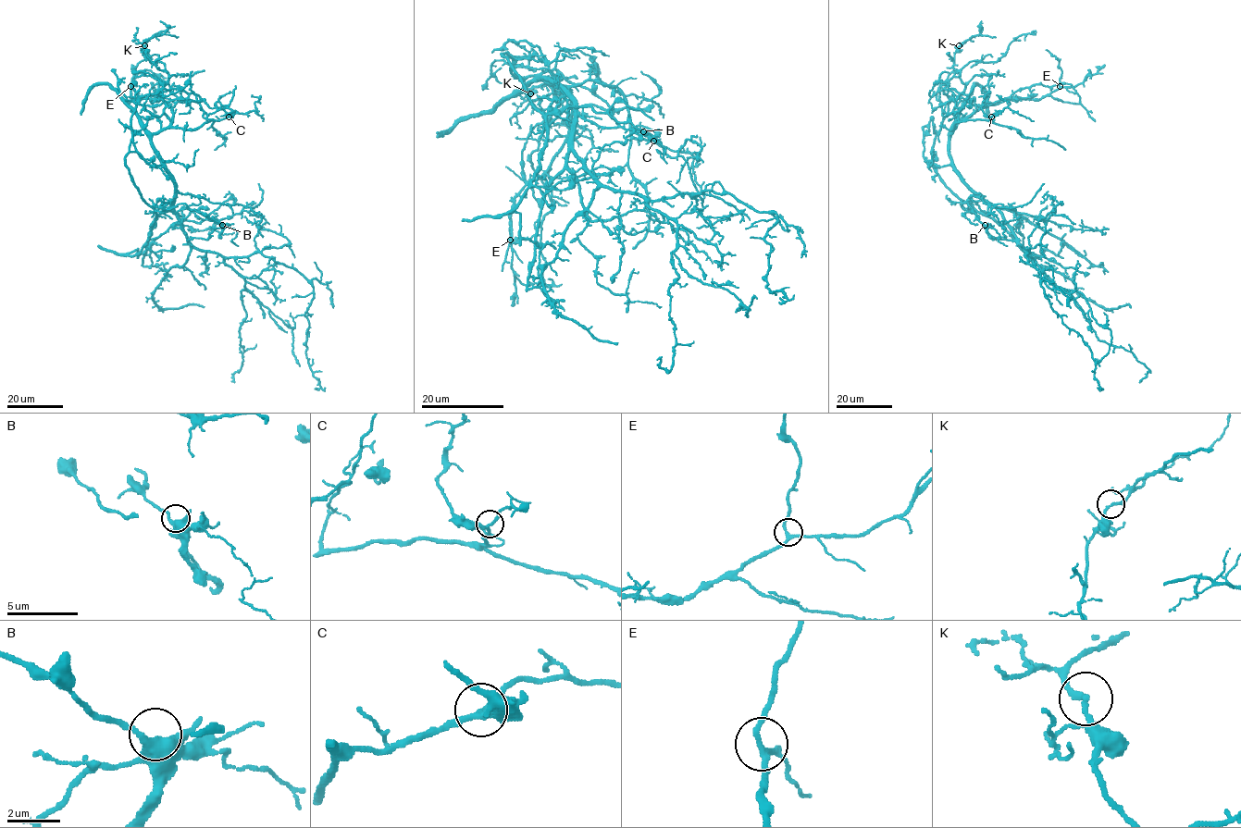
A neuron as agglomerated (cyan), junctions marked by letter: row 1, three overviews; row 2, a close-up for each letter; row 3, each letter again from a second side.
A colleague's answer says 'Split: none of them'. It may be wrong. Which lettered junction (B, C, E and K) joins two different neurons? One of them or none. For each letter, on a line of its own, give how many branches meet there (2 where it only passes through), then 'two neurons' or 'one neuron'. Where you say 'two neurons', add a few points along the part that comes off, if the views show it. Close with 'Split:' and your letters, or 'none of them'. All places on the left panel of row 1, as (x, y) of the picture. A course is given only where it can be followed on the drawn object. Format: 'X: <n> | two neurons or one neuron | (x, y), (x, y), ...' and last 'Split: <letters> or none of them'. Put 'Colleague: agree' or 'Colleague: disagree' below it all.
B: 2 | one neuron
C: 3 | one neuron
E: 3 | one neuron
K: 2 | one neuron
Split: none of them
Colleague: agree

